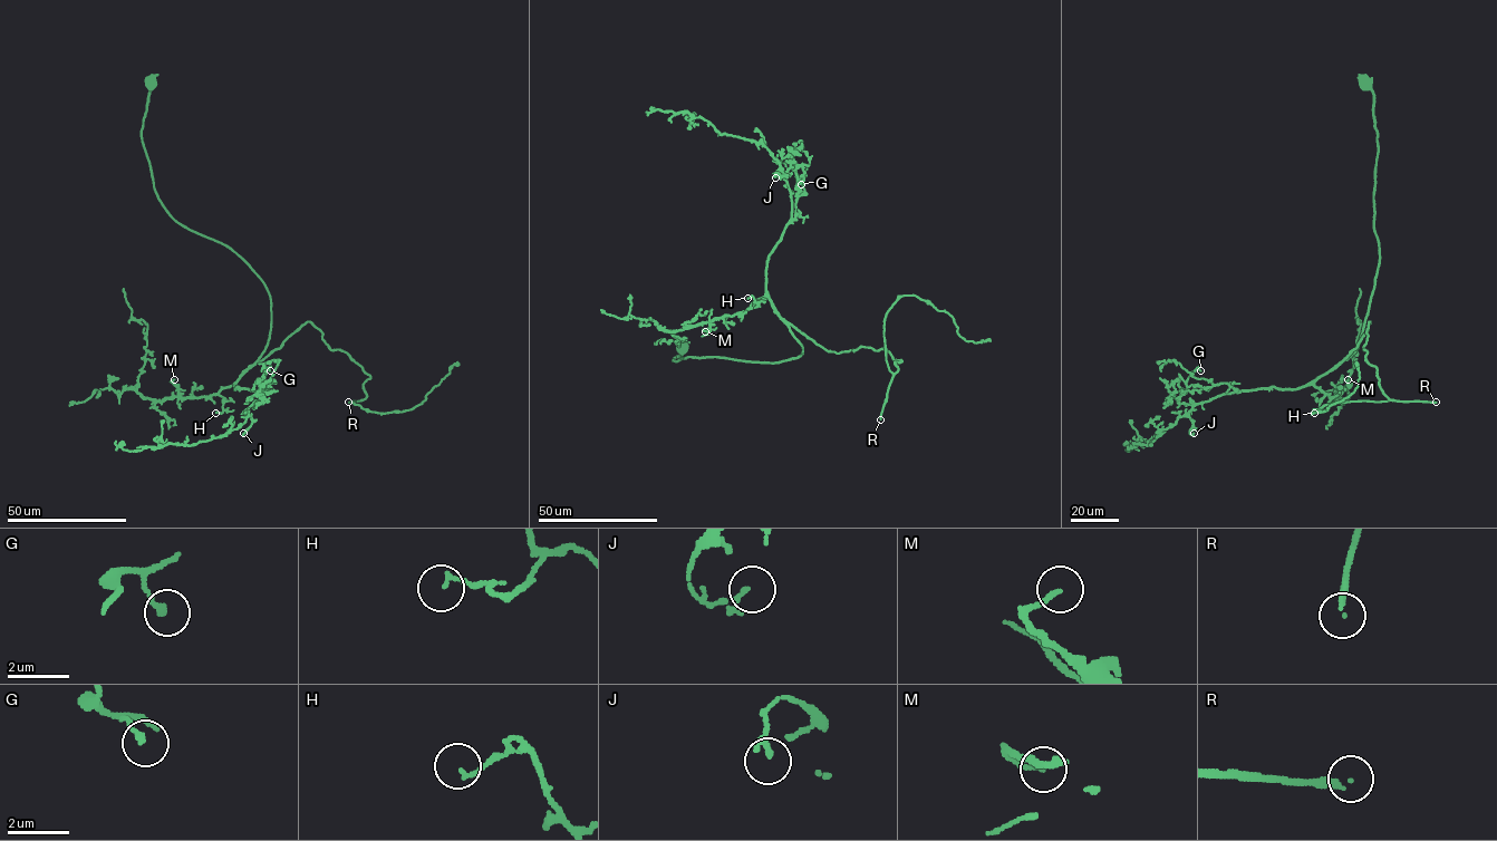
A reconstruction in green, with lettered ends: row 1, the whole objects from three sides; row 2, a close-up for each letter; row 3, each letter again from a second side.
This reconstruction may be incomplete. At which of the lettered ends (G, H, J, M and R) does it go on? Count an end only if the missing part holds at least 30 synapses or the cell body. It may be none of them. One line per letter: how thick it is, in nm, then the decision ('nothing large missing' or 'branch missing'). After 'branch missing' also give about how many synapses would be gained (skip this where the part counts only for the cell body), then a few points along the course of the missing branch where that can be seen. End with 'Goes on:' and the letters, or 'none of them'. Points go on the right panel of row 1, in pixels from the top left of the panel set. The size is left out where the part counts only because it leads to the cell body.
G: 140 nm thick; nothing large missing
H: 130 nm thick; nothing large missing
J: 140 nm thick; nothing large missing
M: 150 nm thick; nothing large missing
R: 190 nm thick; branch missing; about 80 synapses
Goes on: R

